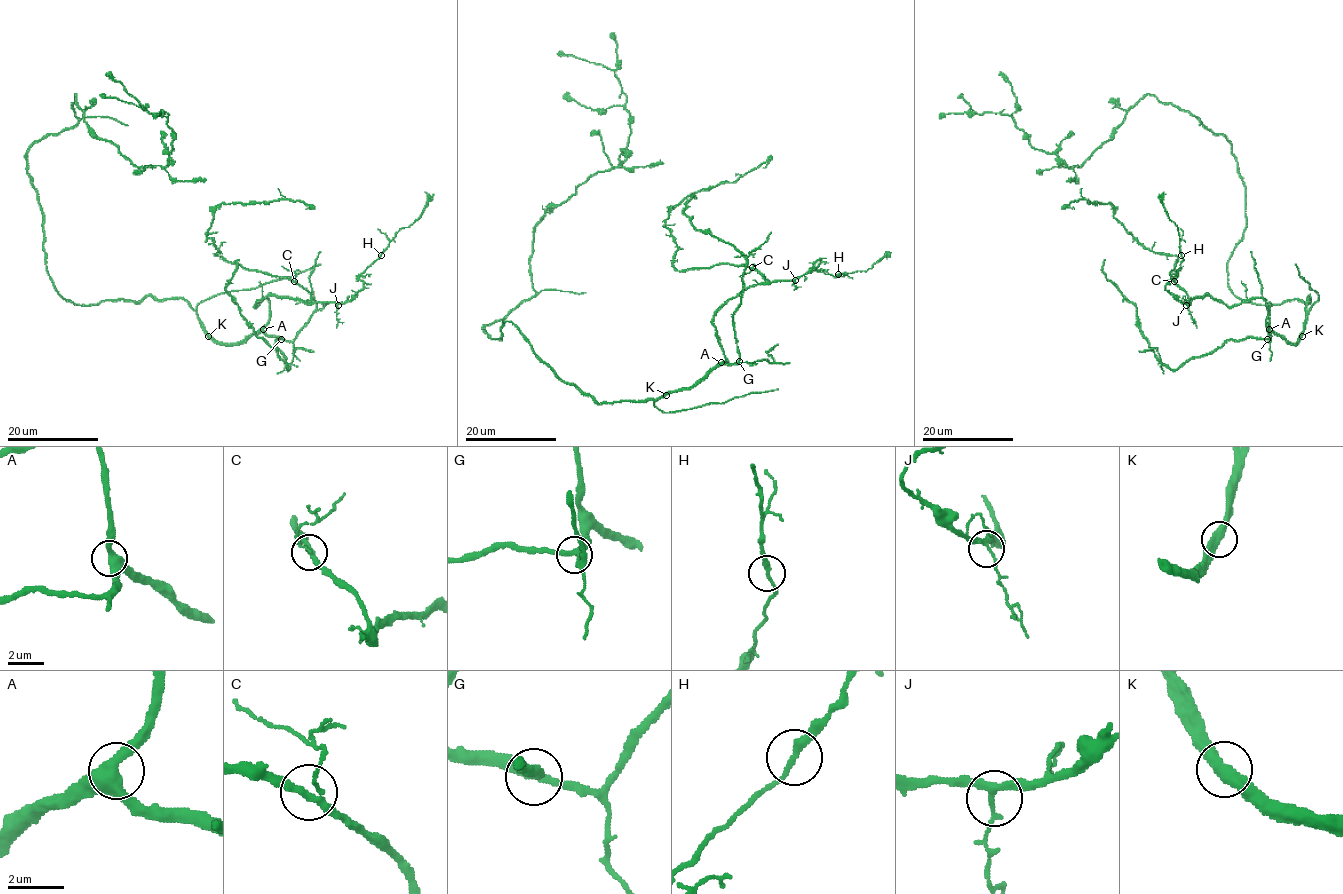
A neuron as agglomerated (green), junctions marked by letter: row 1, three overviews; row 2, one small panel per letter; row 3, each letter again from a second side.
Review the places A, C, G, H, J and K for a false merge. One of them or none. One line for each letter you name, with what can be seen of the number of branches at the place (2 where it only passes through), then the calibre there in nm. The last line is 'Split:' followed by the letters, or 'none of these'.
Split: none of these

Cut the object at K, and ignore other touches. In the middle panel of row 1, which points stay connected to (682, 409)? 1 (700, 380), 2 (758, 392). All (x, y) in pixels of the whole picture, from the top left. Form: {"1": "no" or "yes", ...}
{"1": "no", "2": "yes"}

